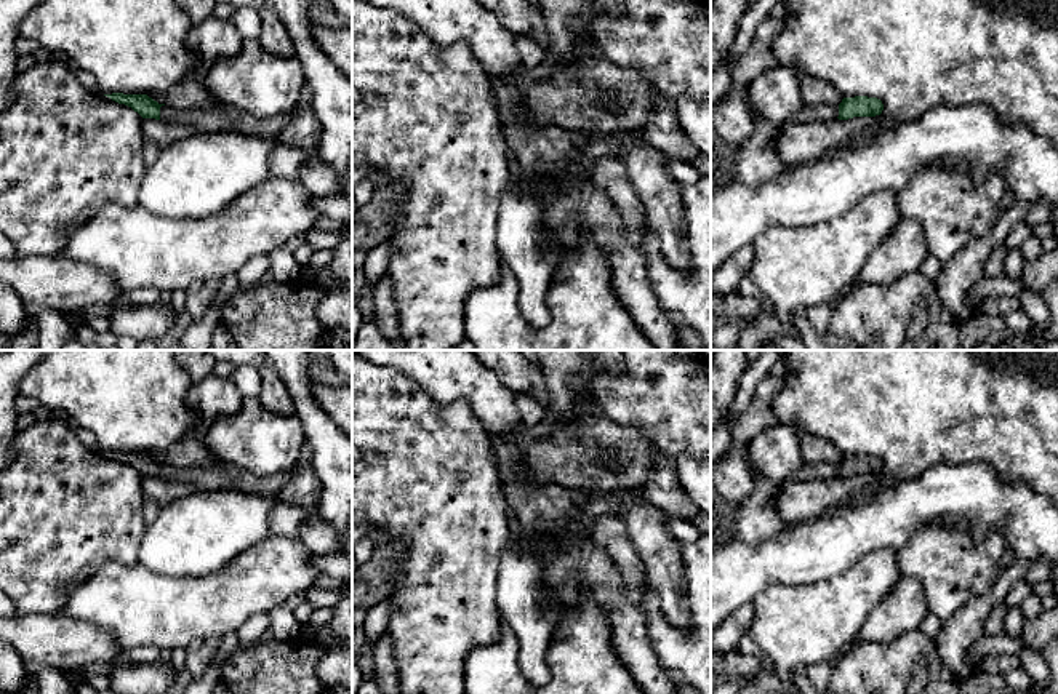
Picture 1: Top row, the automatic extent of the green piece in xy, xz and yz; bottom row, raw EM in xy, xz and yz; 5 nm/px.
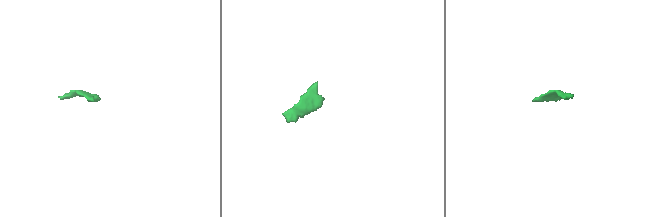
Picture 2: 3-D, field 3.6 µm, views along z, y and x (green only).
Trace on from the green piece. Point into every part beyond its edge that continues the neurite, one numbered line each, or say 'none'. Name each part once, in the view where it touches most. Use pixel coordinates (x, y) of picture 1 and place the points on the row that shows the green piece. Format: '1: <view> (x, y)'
1: xy (220, 117)

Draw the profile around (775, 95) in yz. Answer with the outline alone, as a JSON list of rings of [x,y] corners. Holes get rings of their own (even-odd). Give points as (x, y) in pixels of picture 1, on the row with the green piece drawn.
[[[796,66],[767,69],[746,90],[751,115],[765,118],[778,126],[791,122],[802,109],[800,70]]]

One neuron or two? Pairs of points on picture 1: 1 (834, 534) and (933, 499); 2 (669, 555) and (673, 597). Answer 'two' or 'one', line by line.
1: one
2: one

